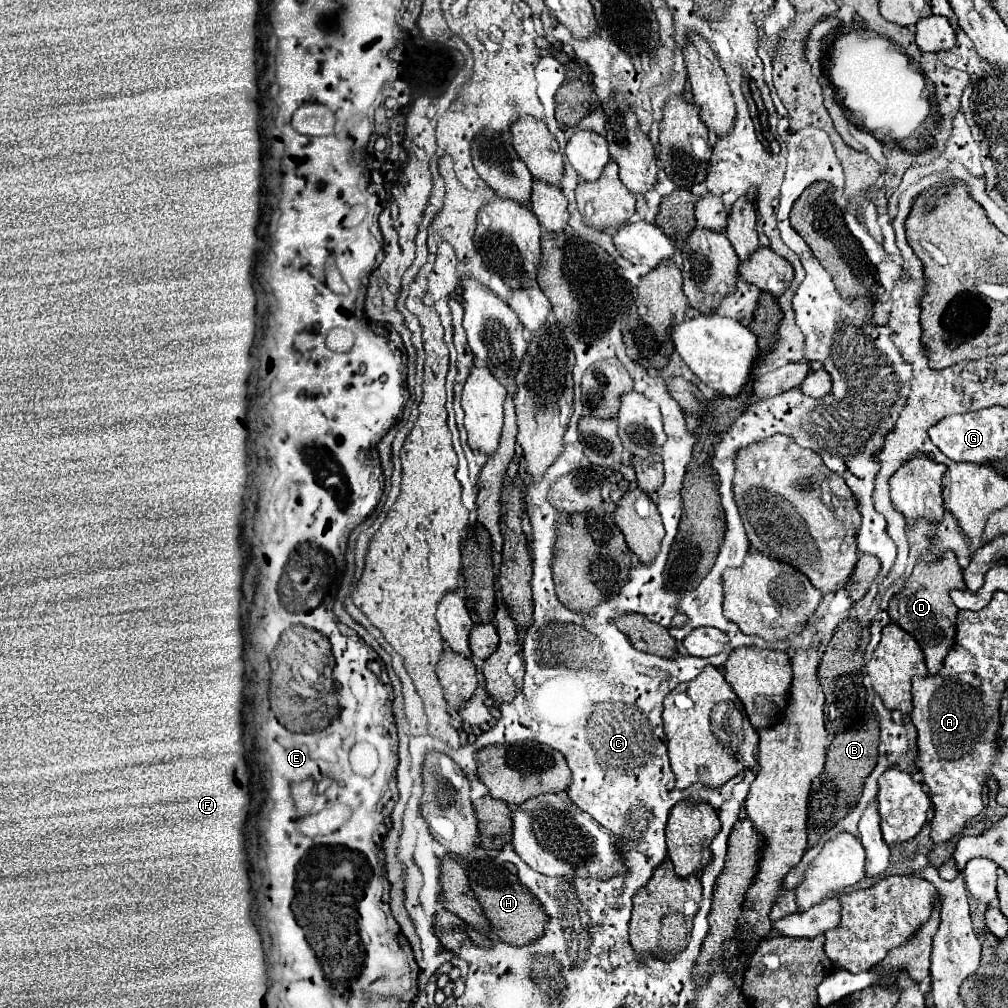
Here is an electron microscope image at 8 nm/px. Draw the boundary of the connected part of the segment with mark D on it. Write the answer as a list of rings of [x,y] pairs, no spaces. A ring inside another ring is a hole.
[[[947,550],[937,562],[923,562],[919,560],[913,568],[913,574],[907,578],[905,586],[891,598],[889,602],[889,616],[895,624],[907,630],[925,652],[925,662],[929,674],[937,674],[943,658],[951,650],[955,642],[955,622],[957,622],[957,606],[951,602],[951,590],[965,590],[963,572],[957,564],[957,558],[951,550]]]

